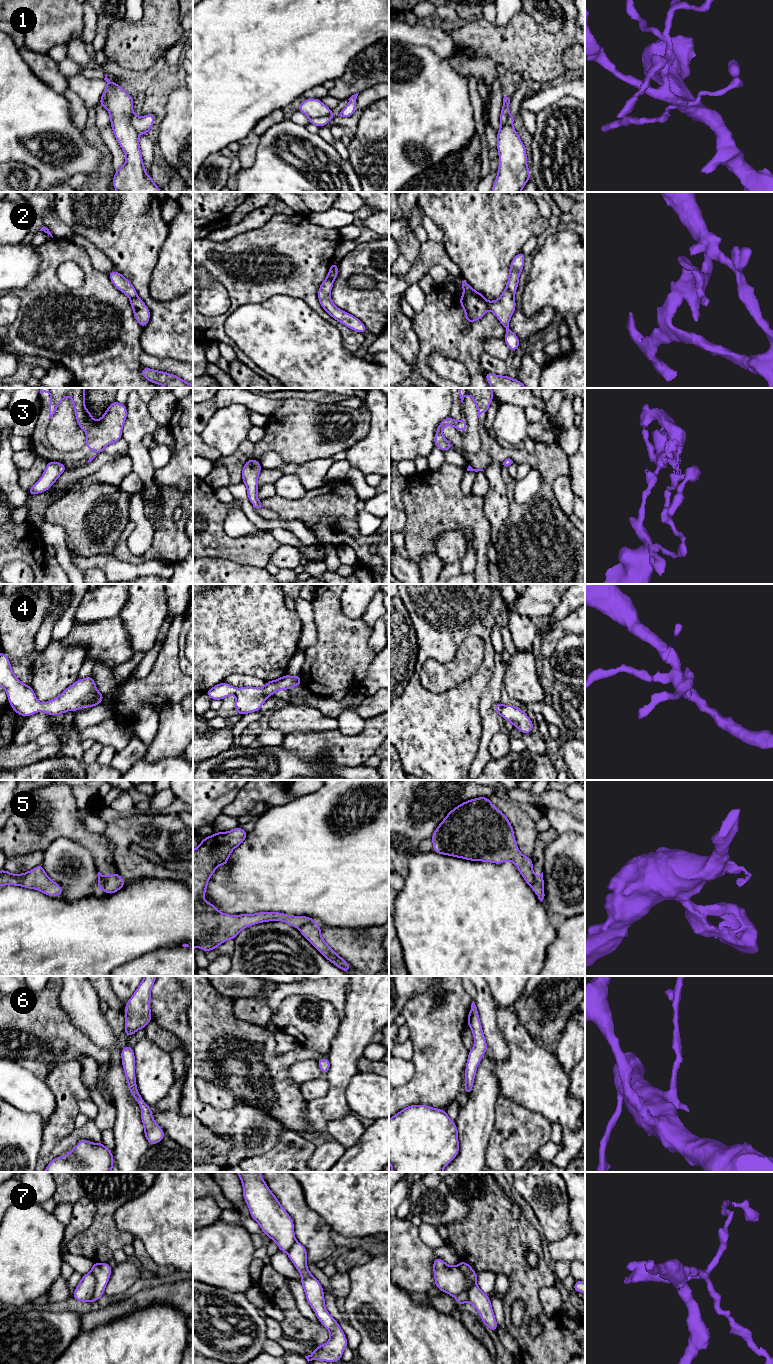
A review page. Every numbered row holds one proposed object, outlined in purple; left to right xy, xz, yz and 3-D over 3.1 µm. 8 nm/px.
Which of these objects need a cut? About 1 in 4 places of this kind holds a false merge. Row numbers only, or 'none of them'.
1, 2, 3, 5, 7

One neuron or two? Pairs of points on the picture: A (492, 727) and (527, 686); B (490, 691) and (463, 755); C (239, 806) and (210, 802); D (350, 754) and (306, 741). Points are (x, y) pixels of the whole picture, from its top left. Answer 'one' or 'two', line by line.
A: two
B: two
C: two
D: one

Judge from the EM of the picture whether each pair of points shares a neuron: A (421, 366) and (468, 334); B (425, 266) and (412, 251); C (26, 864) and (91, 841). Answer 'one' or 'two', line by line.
A: one
B: two
C: two

